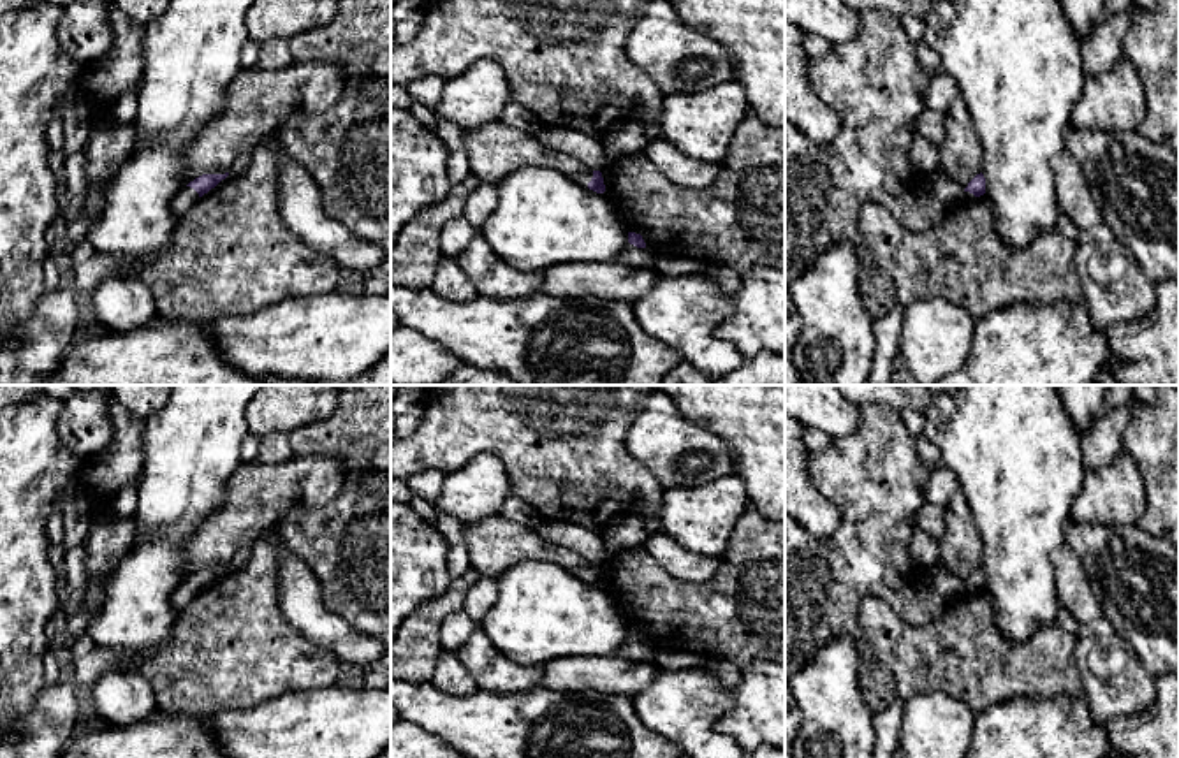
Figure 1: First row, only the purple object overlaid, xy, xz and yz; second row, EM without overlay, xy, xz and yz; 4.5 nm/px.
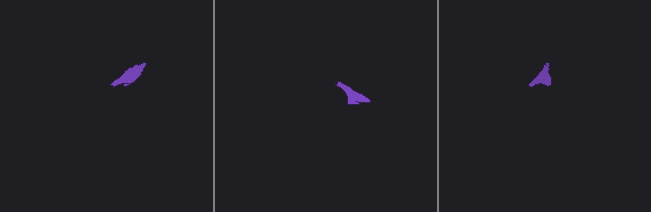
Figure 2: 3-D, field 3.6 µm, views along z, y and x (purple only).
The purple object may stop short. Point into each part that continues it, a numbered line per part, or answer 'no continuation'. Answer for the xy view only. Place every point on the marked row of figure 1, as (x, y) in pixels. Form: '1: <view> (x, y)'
1: xy (187, 197)

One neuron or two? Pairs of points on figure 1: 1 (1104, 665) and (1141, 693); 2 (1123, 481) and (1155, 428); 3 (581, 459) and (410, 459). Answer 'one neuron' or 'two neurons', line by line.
1: one neuron
2: two neurons
3: one neuron

